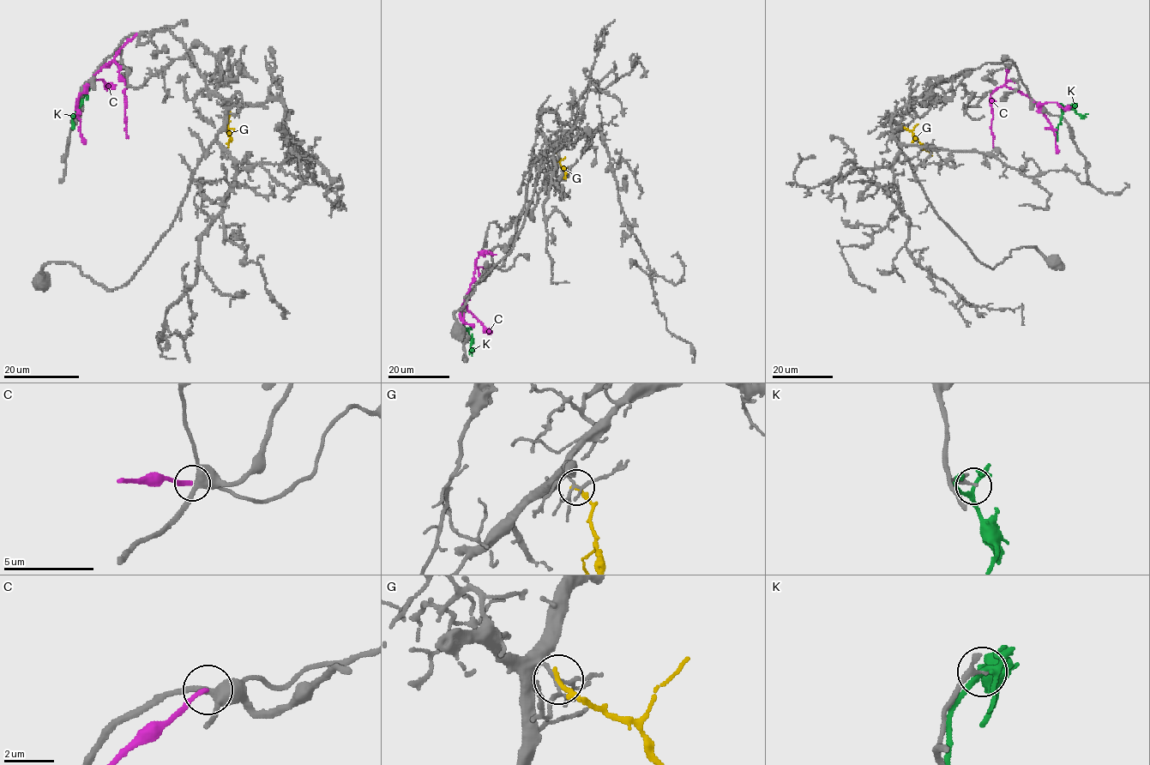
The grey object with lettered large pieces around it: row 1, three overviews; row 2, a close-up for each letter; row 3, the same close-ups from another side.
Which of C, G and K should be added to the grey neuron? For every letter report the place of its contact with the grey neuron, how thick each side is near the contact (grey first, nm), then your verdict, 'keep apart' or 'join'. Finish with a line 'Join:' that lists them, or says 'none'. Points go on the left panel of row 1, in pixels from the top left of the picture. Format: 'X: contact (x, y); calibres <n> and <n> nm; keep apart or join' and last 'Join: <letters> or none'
C: contact (138, 33); calibres 380 and 180 nm; keep apart
G: contact (227, 111); calibres 140 and 240 nm; keep apart
K: contact (87, 85); calibres 190 and 200 nm; keep apart
Join: none

